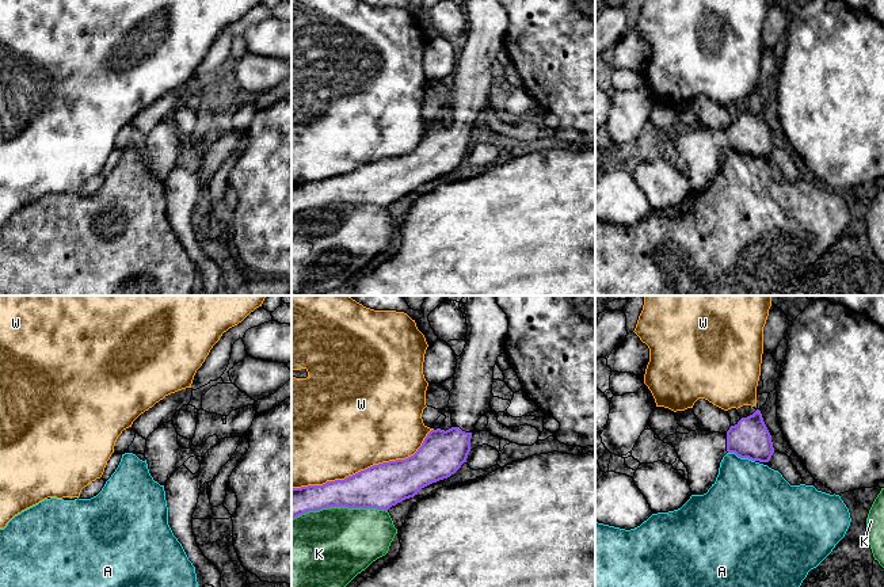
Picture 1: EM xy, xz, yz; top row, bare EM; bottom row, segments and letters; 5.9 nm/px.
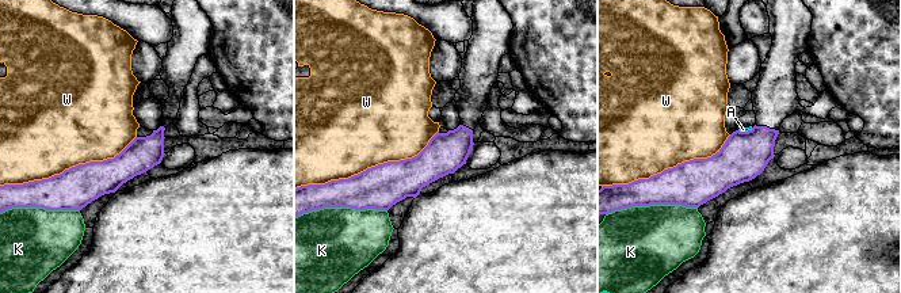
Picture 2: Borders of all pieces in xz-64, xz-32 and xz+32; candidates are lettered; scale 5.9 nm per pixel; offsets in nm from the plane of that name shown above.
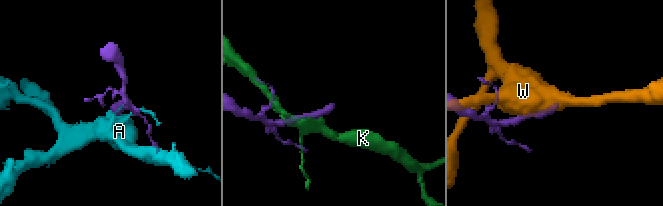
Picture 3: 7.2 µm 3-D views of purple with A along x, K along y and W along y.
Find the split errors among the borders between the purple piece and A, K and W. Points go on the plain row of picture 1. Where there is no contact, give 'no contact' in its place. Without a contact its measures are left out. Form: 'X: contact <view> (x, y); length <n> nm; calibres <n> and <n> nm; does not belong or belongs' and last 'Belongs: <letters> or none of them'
A: contact yz (742, 153); length 170 nm; calibres 240 and 440 nm; does not belong
K: contact xz (339, 202); length 550 nm; calibres 260 and 460 nm; does not belong
W: contact xz (365, 166); length 900 nm; calibres 260 and 500 nm; does not belong
Belongs: none of them

